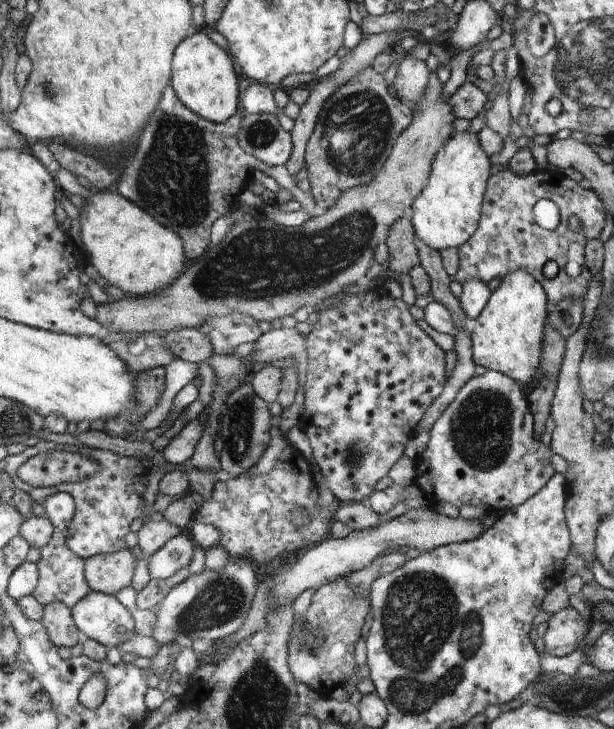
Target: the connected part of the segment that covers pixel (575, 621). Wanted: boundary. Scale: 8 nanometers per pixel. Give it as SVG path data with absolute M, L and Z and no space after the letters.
M570 605L555 612L547 621L543 638L545 652L555 657L563 657L574 652L578 648L578 642L586 636L586 623Z

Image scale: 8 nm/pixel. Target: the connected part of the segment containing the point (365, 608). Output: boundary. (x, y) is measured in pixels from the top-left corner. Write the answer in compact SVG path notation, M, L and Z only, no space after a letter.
M405 551L378 556L378 559L375 559L370 567L337 577L336 580L316 589L314 596L312 596L312 604L308 606L302 624L293 628L289 641L289 668L292 670L293 676L297 678L298 683L304 683L312 688L321 698L328 698L340 684L352 677L356 667L355 646L361 638L361 629L371 608L372 583L380 576L404 566L406 561Z

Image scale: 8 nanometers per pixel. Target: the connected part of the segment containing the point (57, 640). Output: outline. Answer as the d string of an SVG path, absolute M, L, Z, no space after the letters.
M64 602L50 604L45 608L43 624L46 626L53 644L58 647L74 648L84 638L73 616L73 610Z

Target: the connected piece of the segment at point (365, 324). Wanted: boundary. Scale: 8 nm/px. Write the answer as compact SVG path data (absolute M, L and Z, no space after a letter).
M366 290L329 302L319 312L312 331L305 337L307 347L306 380L304 380L304 412L299 418L312 447L315 464L326 478L335 498L344 503L357 503L368 498L374 484L404 454L412 428L424 416L432 401L446 384L444 352L422 328L412 320L402 299L378 296Z

